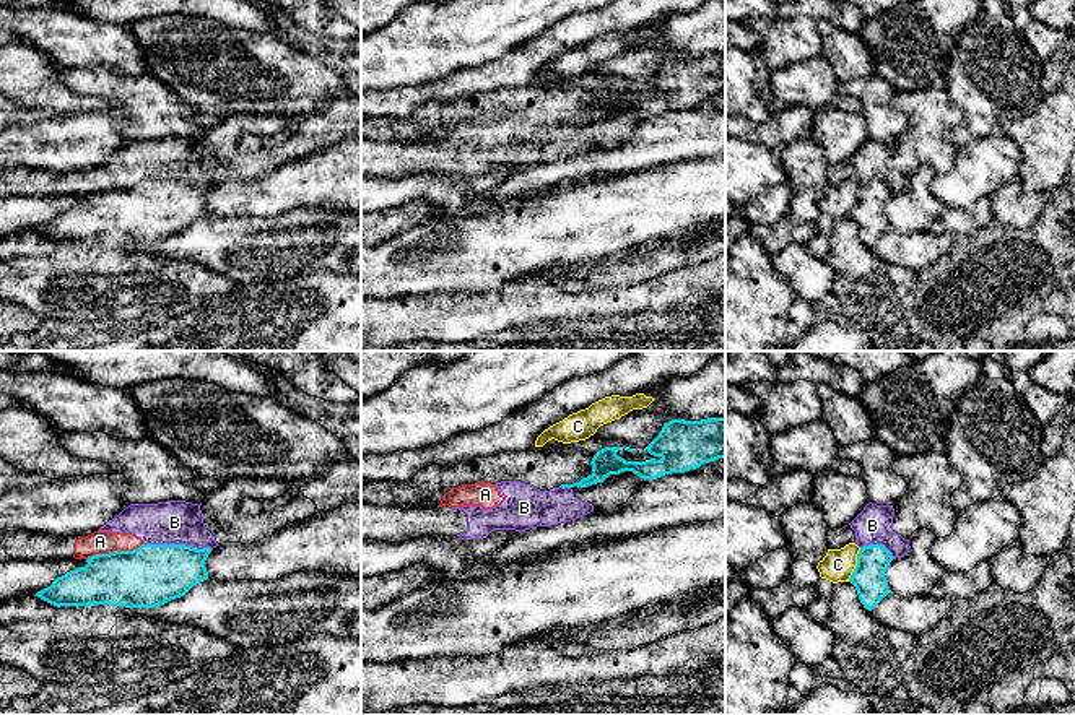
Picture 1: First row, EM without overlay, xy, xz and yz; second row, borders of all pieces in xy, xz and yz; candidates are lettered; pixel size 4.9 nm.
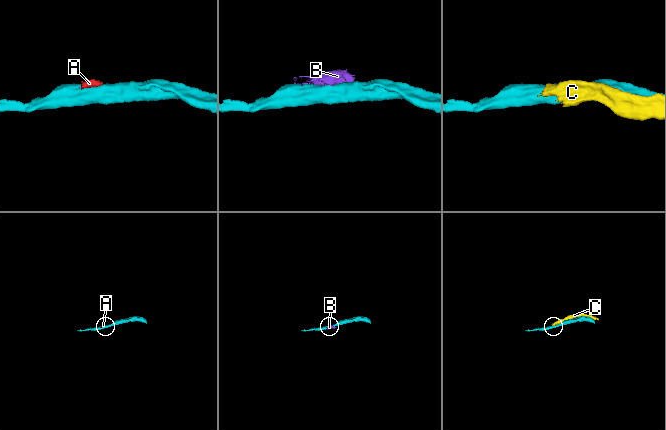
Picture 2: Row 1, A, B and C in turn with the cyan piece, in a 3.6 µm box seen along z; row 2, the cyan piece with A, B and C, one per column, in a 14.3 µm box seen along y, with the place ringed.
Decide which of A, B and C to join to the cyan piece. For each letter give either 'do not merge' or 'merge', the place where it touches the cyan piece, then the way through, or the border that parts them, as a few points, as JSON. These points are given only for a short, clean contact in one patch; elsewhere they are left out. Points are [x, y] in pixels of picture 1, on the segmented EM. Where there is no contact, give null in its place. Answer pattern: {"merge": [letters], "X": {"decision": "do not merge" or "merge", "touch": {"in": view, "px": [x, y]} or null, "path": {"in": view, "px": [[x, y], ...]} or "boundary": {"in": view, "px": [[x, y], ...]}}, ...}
{"merge": [], "A": {"decision": "do not merge", "touch": {"in": "xy", "px": [114, 551]}, "boundary": {"in": "xy", "px": [[142, 543], [132, 550], [96, 553], [87, 559]]}}, "B": {"decision": "do not merge", "touch": {"in": "xy", "px": [178, 545]}}, "C": {"decision": "do not merge", "touch": {"in": "yz", "px": [857, 564]}}}

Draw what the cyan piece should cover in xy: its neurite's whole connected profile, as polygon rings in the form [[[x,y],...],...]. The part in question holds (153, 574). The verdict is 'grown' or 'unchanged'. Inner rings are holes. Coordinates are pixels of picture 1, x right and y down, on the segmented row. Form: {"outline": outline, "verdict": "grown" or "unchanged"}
{"outline": [[[141,544],[133,551],[114,551],[86,559],[85,567],[57,577],[50,587],[34,596],[60,606],[125,606],[156,608],[171,600],[184,596],[194,585],[208,578],[205,561],[211,548],[190,548],[185,544]]], "verdict": "unchanged"}

